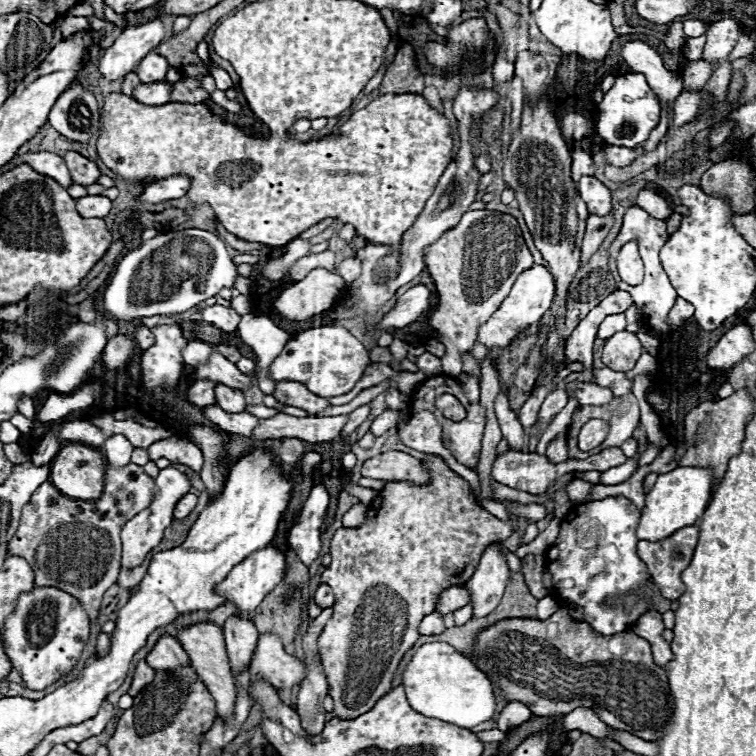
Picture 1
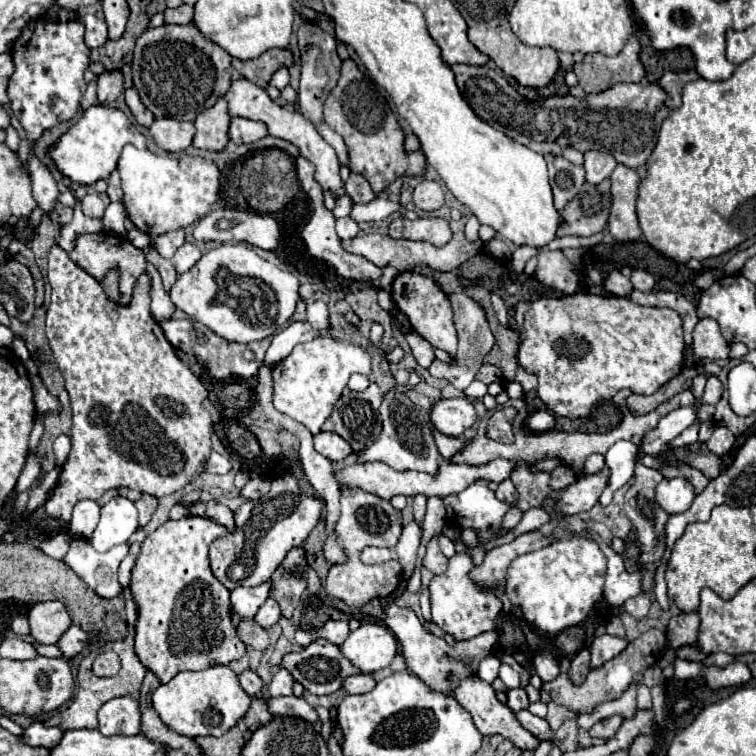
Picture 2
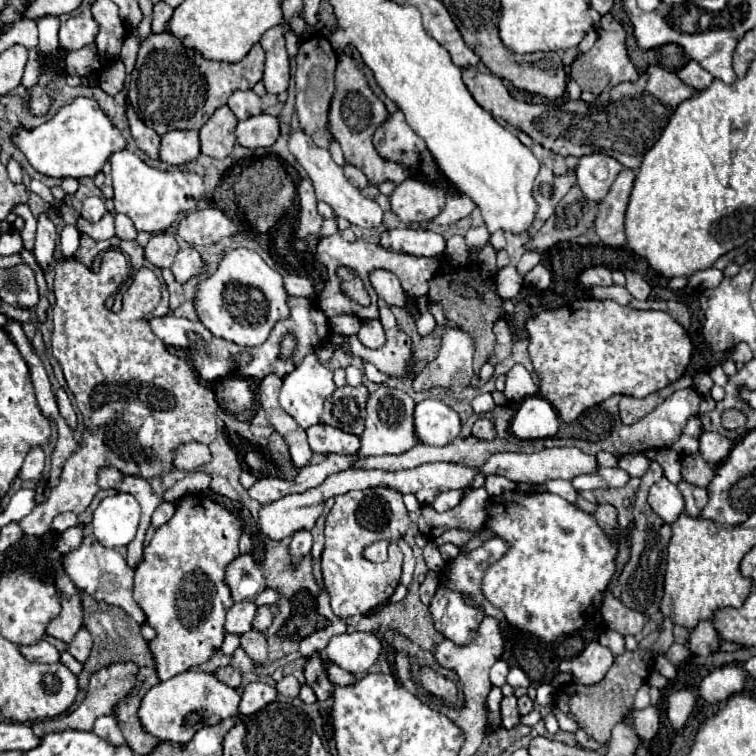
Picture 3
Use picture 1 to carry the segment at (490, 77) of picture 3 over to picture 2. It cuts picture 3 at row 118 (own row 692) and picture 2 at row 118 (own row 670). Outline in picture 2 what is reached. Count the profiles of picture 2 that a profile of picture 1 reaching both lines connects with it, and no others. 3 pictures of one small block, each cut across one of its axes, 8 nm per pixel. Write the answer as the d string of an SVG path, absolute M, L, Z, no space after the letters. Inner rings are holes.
M456 64L454 68L456 84L464 100L474 108L478 116L486 122L512 128L520 134L532 136L536 142L558 142L564 136L564 146L572 146L580 152L602 150L610 152L620 164L628 168L640 168L656 146L658 130L664 118L670 114L666 108L668 94L658 84L614 84L600 94L588 94L586 98L574 96L552 96L540 100L538 106L522 98L504 78L500 70L486 66L466 66ZM632 104L632 112L630 112Z

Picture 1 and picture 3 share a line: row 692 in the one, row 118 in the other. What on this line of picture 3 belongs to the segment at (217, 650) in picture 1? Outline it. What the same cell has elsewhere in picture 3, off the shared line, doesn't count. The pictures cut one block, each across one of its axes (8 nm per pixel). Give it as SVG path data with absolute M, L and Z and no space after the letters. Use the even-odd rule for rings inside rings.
M228 106L218 108L214 116L200 128L202 154L212 158L226 158L236 144L236 124L238 120Z

